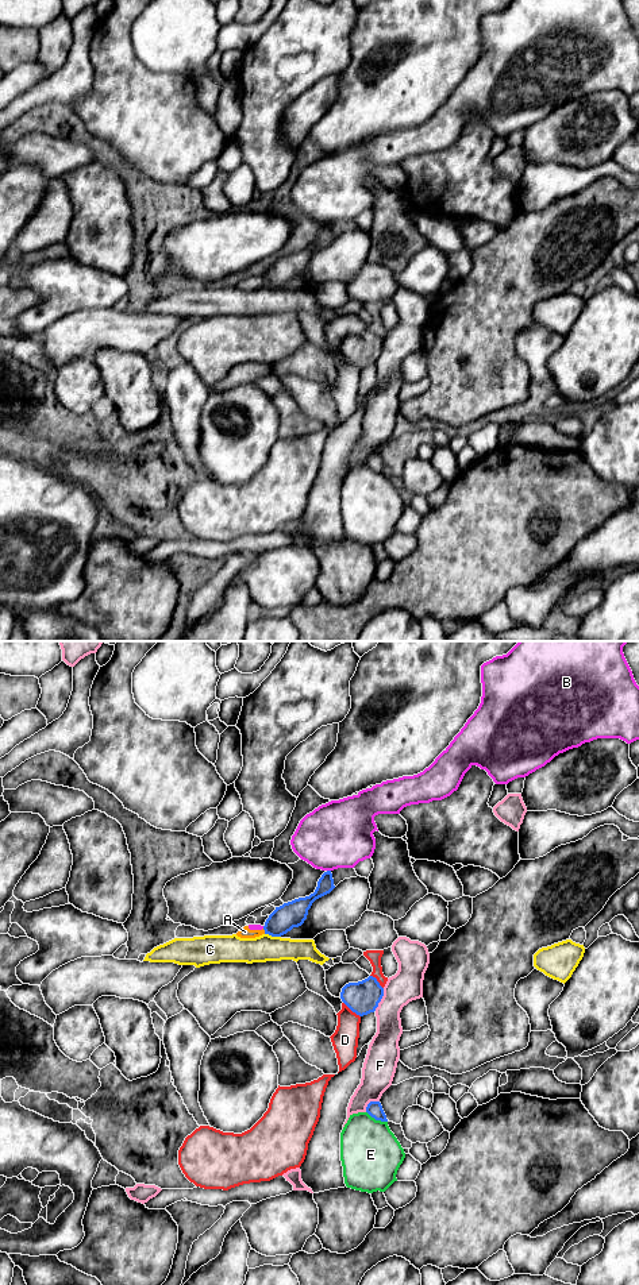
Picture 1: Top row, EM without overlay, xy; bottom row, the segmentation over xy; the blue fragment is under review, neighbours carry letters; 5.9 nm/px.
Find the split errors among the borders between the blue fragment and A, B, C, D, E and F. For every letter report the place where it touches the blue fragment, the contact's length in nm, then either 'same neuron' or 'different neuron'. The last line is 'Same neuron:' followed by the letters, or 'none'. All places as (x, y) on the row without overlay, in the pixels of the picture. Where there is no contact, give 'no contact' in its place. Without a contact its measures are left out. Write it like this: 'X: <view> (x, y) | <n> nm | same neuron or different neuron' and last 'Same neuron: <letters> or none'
A: xy (265, 284) | 40 nm | different neuron
B: xy (328, 223) | 30 nm | different neuron
C: xy (273, 288) | 100 nm | different neuron
D: xy (351, 362) | 140 nm | different neuron
E: xy (377, 471) | 140 nm | different neuron
F: xy (381, 350) | 150 nm | different neuron
Same neuron: none

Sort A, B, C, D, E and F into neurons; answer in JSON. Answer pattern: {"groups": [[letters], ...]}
{"groups": [["A", "B"], ["C"], ["D"], ["E"], ["F"]]}

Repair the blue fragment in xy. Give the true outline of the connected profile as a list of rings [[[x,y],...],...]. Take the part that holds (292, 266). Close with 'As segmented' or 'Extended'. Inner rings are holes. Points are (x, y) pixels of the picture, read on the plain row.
[[[331,223],[322,227],[317,234],[317,239],[313,246],[305,250],[299,250],[292,254],[284,255],[269,267],[265,274],[265,286],[272,289],[281,289],[290,283],[293,279],[299,279],[304,275],[308,267],[308,262],[312,255],[330,246],[335,240]]]. As segmented

